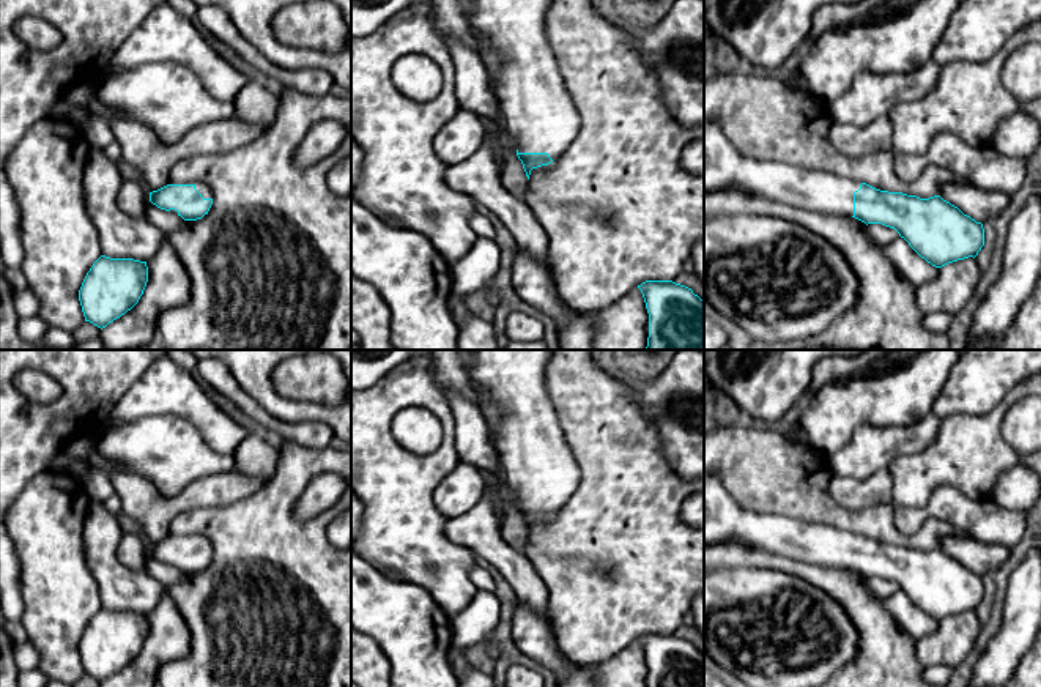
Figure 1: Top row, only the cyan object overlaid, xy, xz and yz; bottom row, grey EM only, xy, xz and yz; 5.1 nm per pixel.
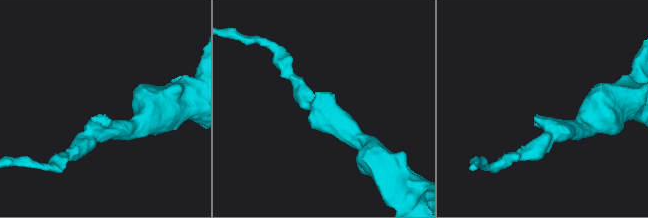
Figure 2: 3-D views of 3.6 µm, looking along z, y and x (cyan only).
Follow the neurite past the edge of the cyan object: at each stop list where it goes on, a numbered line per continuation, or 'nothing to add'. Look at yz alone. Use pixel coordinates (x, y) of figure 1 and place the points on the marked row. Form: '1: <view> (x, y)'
1: yz (811, 189)

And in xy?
1: xy (202, 188)

